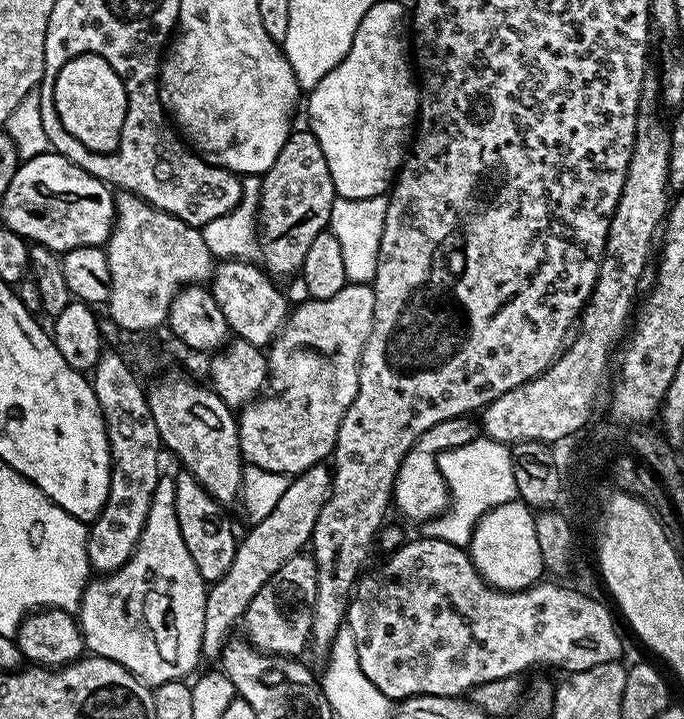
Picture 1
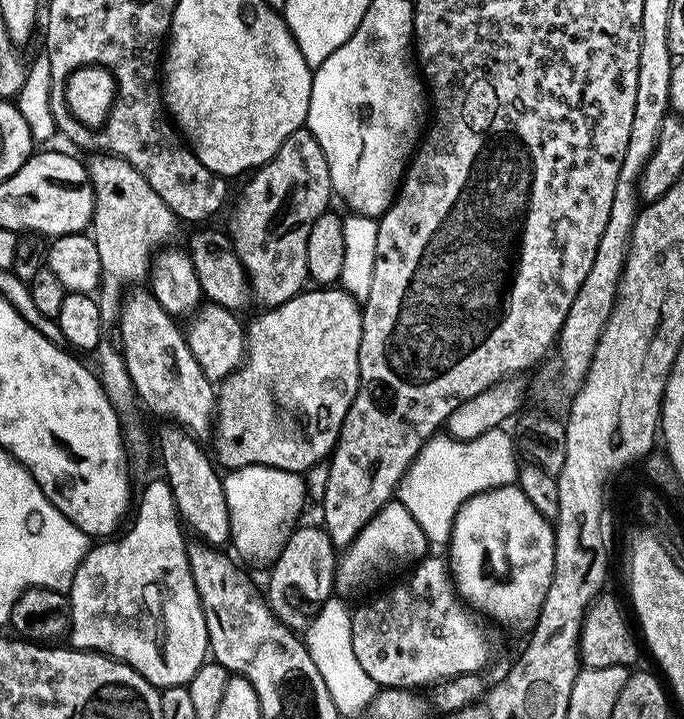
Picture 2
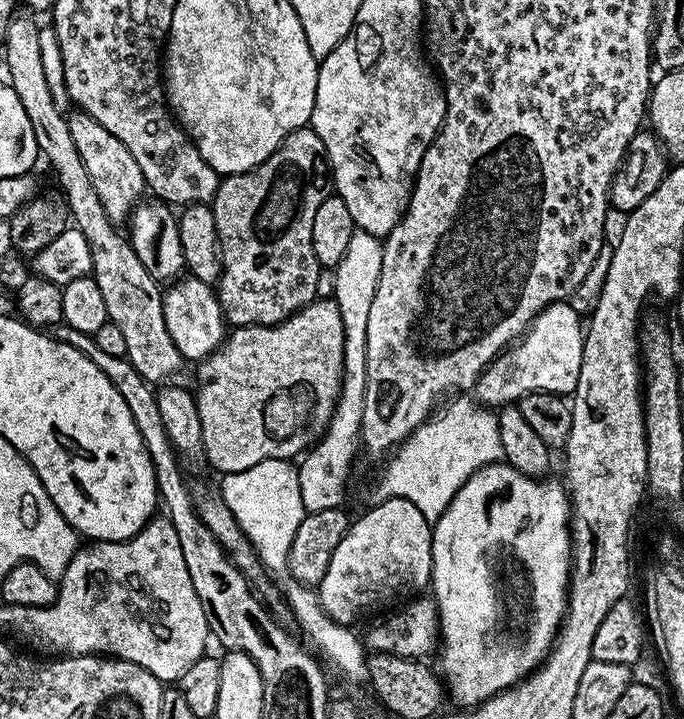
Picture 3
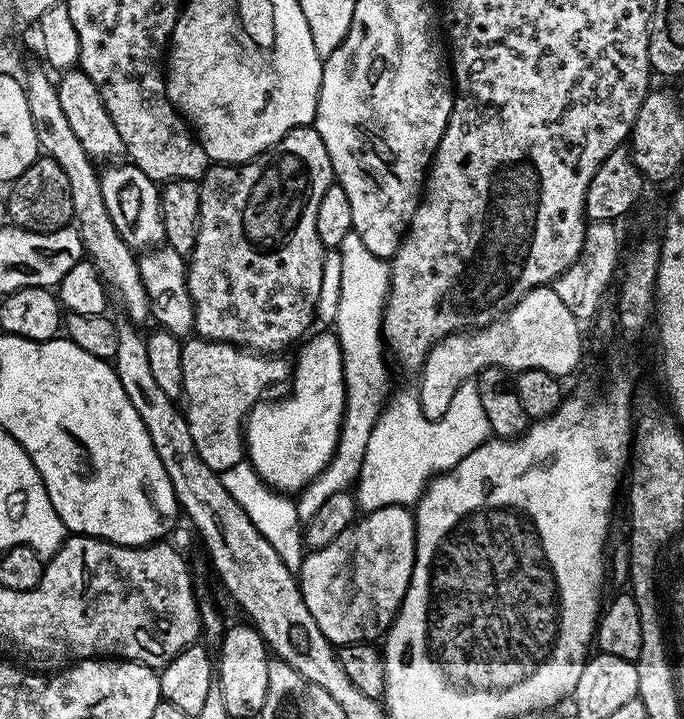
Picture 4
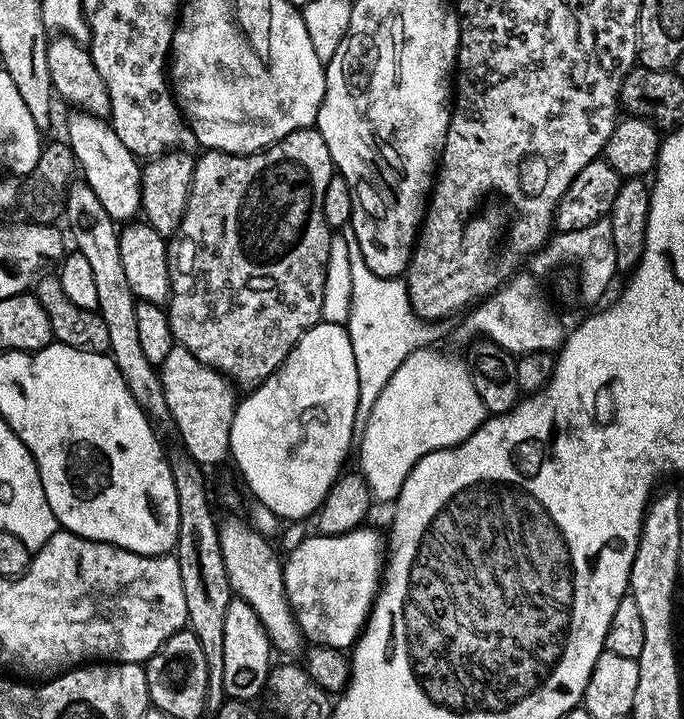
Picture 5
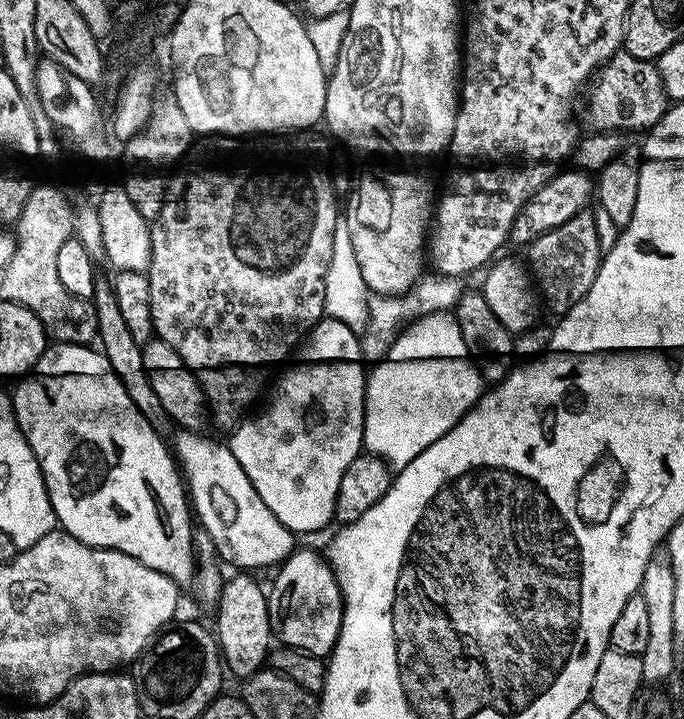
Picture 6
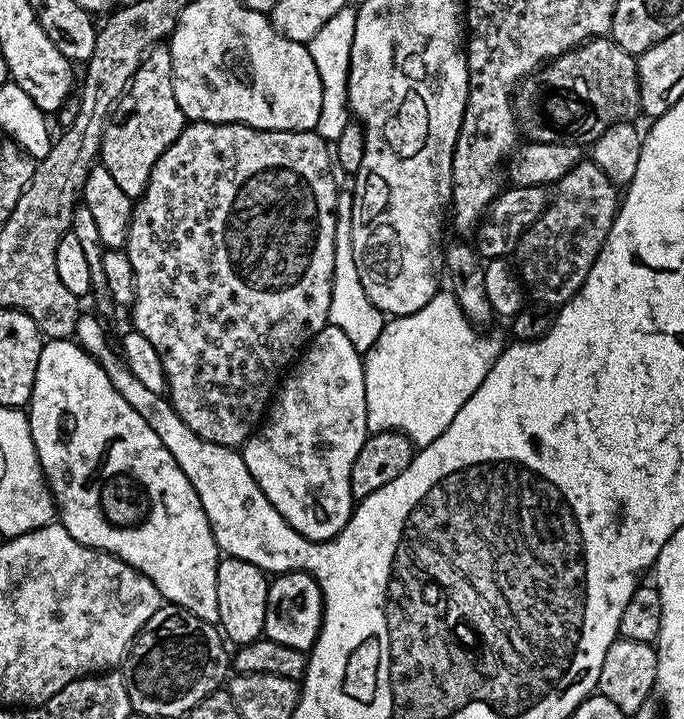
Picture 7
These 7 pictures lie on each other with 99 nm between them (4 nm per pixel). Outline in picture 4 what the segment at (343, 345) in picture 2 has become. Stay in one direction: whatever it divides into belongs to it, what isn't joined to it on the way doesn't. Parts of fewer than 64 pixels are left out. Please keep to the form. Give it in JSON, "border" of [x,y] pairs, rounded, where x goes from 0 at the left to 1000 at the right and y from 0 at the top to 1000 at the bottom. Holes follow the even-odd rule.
{"border":[[[275,470],[263,480],[266,487],[266,526],[263,527],[263,538],[266,541],[266,572],[275,581],[275,591],[278,592],[278,604],[284,608],[284,620],[289,620],[289,631],[295,637],[295,643],[301,643],[301,648],[307,648],[307,654],[325,658],[336,654],[345,644],[355,641],[360,634],[360,619],[357,615],[357,587],[363,583],[363,573],[377,561],[382,555],[385,542],[390,534],[404,534],[408,529],[420,530],[424,523],[424,506],[414,499],[417,498],[409,492],[382,492],[367,488],[360,484],[352,484],[344,478],[326,478],[317,473],[300,473],[297,470]]]}

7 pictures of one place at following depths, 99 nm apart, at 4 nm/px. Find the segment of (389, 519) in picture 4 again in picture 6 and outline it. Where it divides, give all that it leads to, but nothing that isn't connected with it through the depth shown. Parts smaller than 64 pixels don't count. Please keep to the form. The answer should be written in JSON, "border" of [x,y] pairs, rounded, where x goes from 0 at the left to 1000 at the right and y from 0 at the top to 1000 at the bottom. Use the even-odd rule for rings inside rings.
{"border":[[[428,766],[427,772],[408,786],[398,818],[390,819],[392,858],[398,878],[411,897],[439,901],[443,907],[461,907],[474,915],[481,911],[487,892],[474,886],[474,872],[480,861],[493,855],[500,840],[496,811],[478,783],[456,768]]]}

